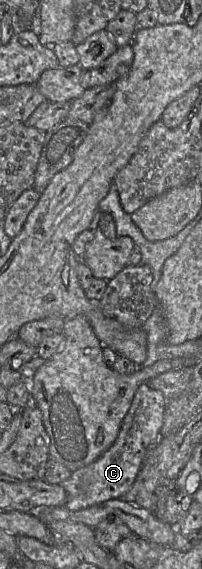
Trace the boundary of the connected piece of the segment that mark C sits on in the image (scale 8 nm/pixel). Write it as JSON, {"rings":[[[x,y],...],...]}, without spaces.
{"rings":[[[147,383],[137,388],[111,447],[93,463],[73,471],[70,477],[60,484],[67,494],[64,507],[70,511],[78,511],[111,499],[122,499],[134,484],[146,454],[160,441],[168,400],[162,392],[149,387]]]}

